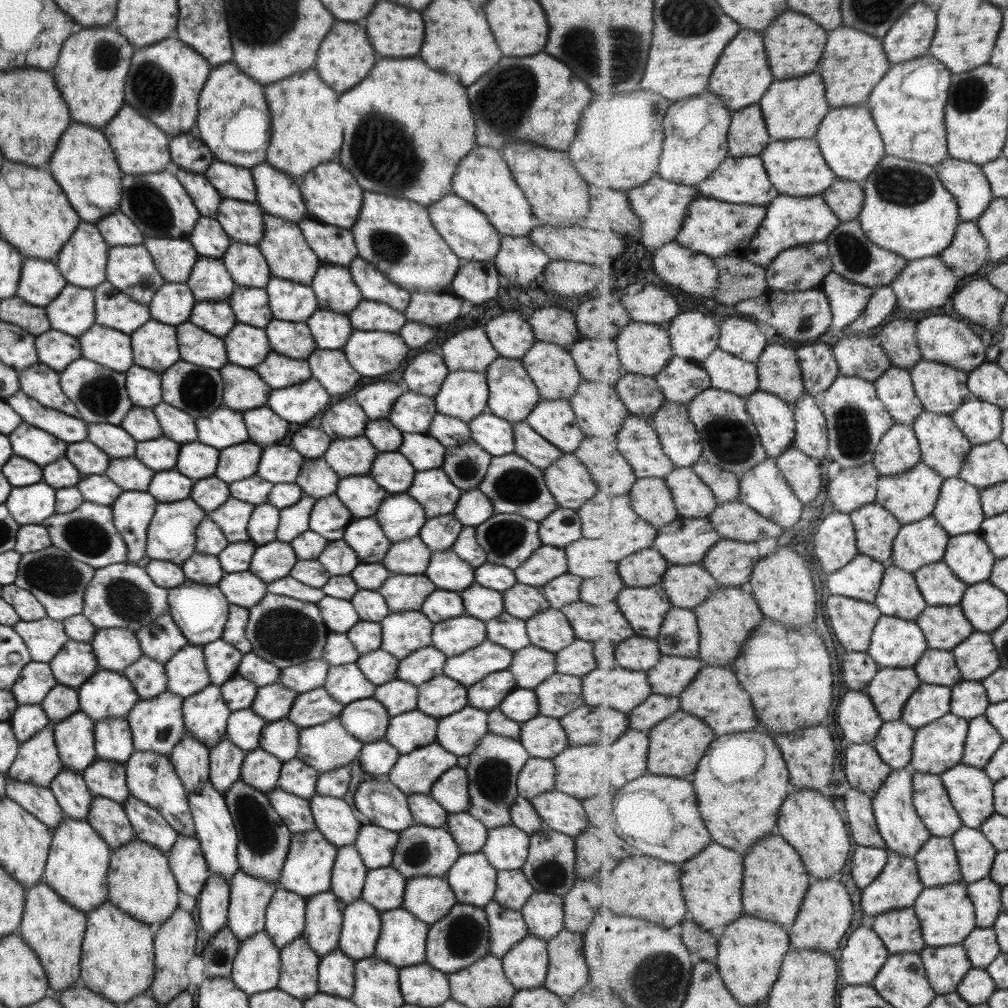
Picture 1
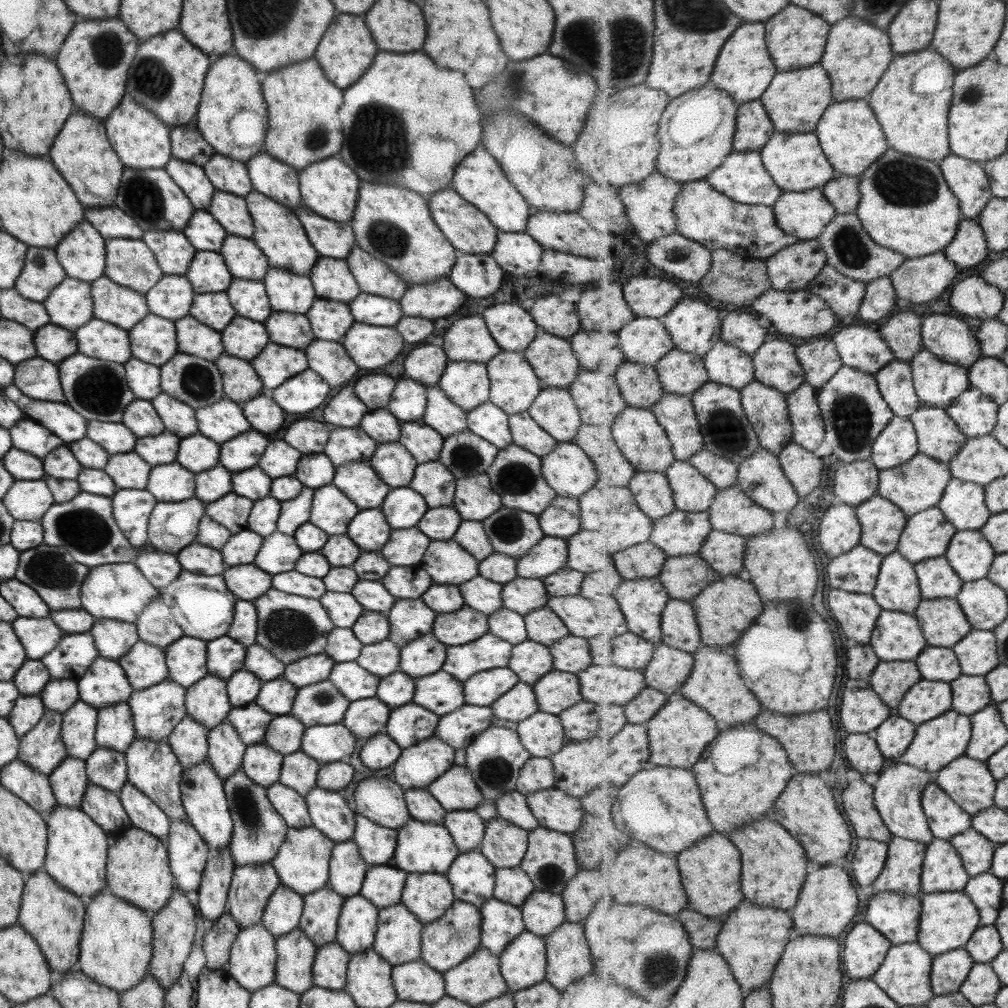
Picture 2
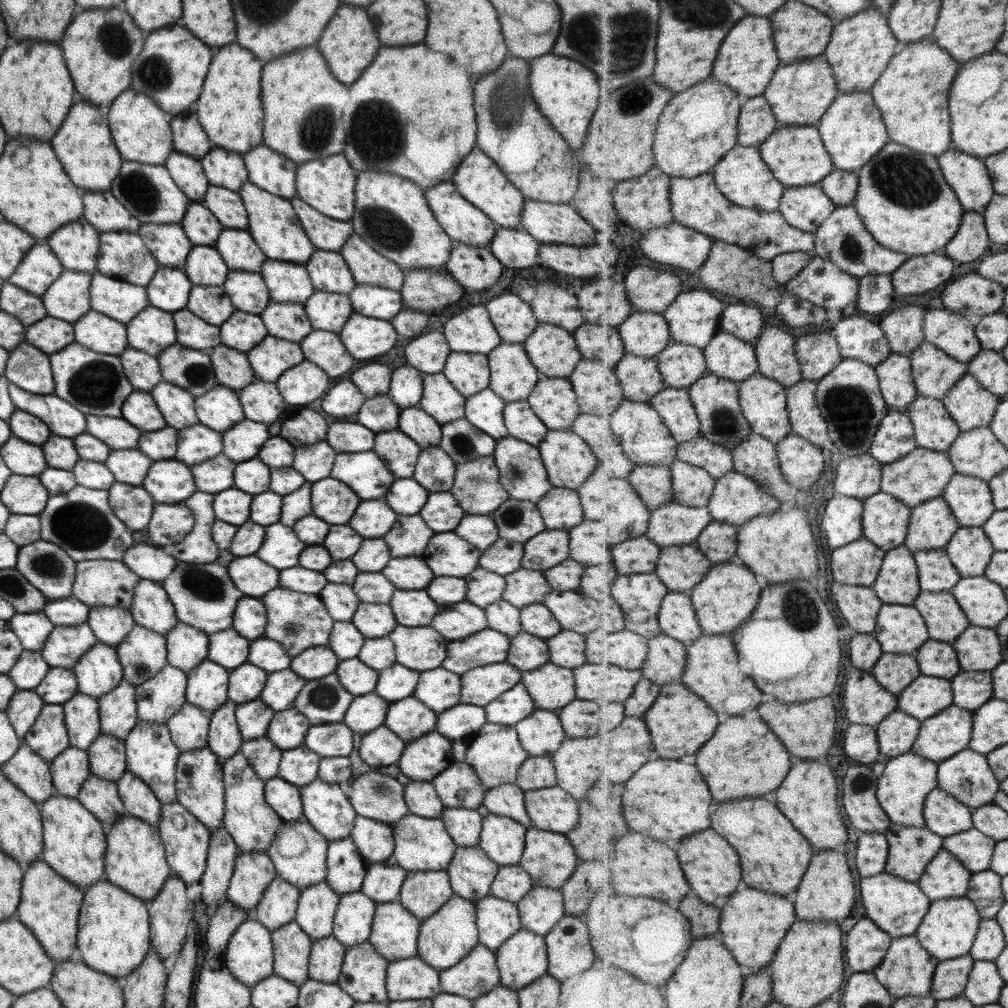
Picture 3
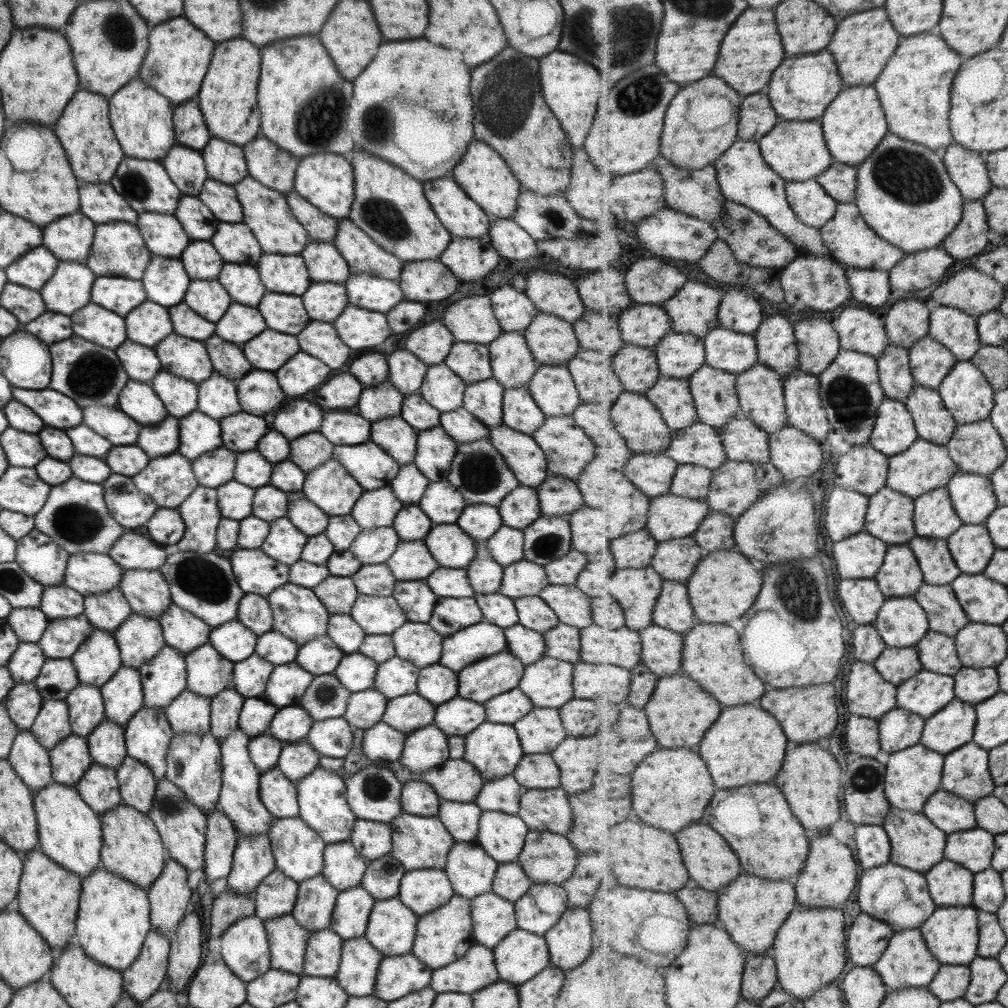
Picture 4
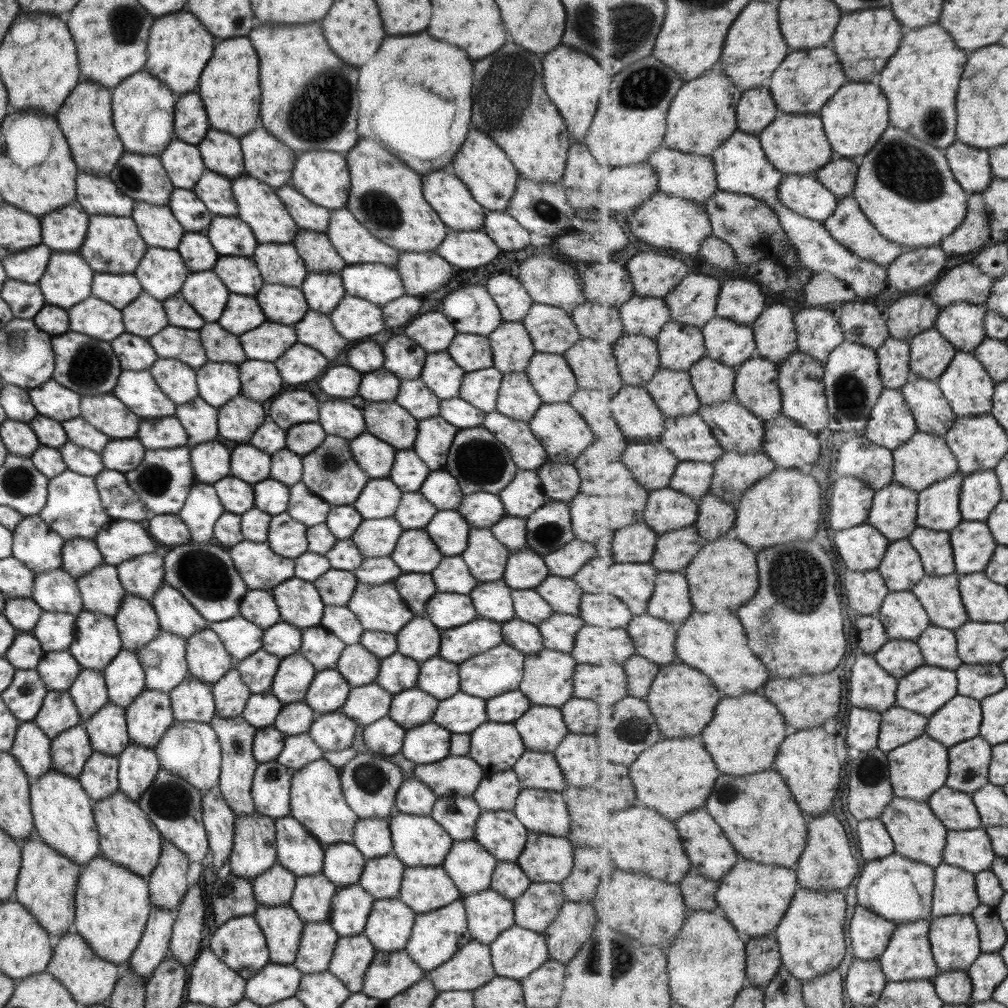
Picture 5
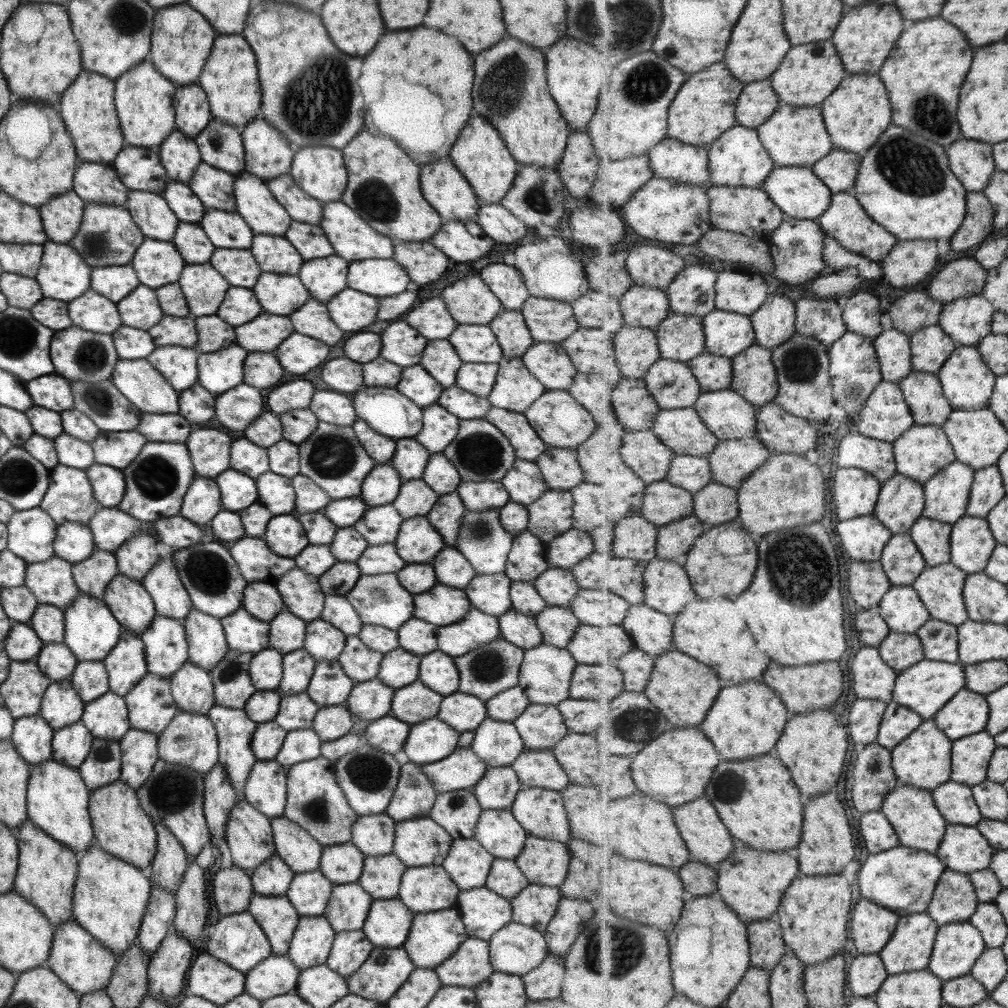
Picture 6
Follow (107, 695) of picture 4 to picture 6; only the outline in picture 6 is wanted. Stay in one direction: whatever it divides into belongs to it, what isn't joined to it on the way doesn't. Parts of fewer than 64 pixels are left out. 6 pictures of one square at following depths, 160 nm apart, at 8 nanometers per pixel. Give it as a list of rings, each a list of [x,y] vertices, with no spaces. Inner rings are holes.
[[[124,628],[120,631],[117,644],[102,663],[108,677],[109,691],[117,696],[125,696],[148,674],[139,634],[132,634]]]

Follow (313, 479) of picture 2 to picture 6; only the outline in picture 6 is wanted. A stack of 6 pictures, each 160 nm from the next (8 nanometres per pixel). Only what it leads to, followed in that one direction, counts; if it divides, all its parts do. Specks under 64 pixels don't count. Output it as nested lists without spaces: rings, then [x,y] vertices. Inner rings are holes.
[[[308,408],[290,410],[278,416],[282,424],[282,439],[291,444],[301,444],[316,431],[318,420]]]

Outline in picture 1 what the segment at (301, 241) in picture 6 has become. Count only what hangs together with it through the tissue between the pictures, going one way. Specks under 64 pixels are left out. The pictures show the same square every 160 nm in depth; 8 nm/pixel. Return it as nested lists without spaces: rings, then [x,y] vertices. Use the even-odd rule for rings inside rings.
[[[321,264],[310,284],[321,310],[351,312],[362,296],[347,267]]]

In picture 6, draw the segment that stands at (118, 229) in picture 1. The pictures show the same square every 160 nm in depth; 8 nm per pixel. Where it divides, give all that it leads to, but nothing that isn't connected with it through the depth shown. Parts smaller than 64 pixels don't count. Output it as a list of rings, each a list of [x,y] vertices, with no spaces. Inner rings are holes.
[[[79,161],[72,179],[73,193],[84,205],[125,207],[128,189],[119,182],[111,166]]]

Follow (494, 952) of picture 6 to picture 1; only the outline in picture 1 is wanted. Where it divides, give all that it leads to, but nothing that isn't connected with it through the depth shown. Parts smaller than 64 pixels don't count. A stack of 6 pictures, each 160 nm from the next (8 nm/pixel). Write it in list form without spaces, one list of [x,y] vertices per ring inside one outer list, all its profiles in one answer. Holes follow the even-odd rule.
[[[527,934],[503,958],[502,971],[516,991],[544,985],[548,969],[546,941]]]

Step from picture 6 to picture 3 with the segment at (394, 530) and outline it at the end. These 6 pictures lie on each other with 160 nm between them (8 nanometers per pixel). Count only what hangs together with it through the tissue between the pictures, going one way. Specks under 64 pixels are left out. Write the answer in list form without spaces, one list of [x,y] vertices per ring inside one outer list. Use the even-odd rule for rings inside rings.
[[[362,539],[359,550],[351,557],[351,563],[355,564],[355,569],[359,573],[379,573],[385,564],[389,562],[389,549],[382,540]]]

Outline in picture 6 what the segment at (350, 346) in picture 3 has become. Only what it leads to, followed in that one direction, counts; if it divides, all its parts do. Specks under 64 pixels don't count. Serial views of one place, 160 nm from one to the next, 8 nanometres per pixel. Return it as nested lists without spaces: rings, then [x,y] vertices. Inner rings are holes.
[[[343,288],[326,304],[331,322],[344,333],[357,333],[375,320],[378,298]]]

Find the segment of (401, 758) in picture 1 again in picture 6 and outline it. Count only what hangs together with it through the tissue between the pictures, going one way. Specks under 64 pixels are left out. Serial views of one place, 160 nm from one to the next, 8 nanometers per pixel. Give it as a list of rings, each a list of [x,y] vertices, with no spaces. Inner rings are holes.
[[[438,718],[410,725],[403,750],[411,763],[424,765],[449,756],[456,749],[458,733]]]

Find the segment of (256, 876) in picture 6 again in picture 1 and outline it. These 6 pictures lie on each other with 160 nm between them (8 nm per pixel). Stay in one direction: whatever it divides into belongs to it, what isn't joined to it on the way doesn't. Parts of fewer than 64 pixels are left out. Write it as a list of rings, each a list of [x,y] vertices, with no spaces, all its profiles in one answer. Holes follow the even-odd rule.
[[[279,889],[271,895],[264,918],[264,931],[275,948],[281,949],[301,936],[305,924],[306,898]]]

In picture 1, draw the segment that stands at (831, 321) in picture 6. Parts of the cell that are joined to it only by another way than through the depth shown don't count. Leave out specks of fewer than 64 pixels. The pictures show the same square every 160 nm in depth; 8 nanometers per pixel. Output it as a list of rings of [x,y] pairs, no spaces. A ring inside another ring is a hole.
[[[813,343],[799,348],[797,353],[806,392],[813,395],[825,392],[841,374],[831,345]]]

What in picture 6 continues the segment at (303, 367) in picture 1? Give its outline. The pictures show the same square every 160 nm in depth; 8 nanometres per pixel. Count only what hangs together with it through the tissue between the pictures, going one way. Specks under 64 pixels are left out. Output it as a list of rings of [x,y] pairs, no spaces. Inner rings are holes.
[[[261,312],[255,319],[234,327],[235,344],[249,352],[271,352],[293,332],[287,316]]]

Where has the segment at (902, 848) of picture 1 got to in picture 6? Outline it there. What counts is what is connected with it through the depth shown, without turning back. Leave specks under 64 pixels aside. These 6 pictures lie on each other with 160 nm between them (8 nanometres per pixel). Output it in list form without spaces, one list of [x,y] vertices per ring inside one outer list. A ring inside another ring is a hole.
[[[935,719],[925,720],[918,730],[892,749],[892,764],[899,783],[934,791],[949,782],[952,775],[952,744],[953,740],[937,726]]]

